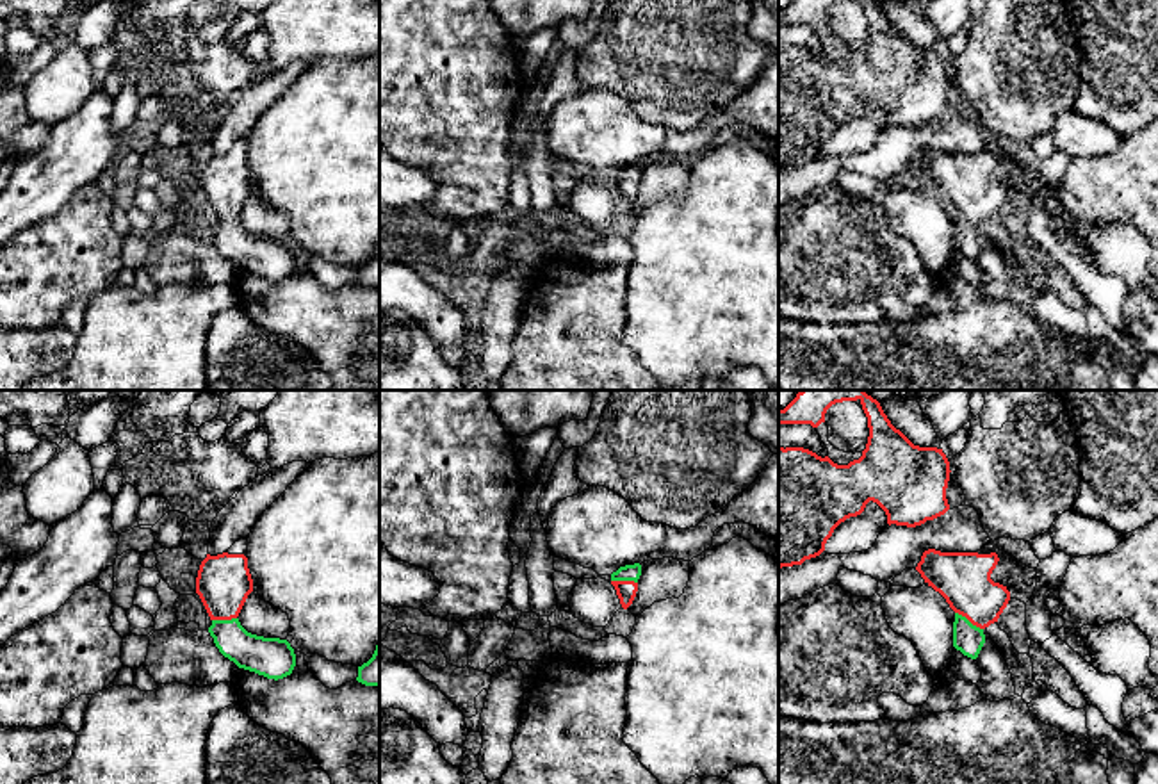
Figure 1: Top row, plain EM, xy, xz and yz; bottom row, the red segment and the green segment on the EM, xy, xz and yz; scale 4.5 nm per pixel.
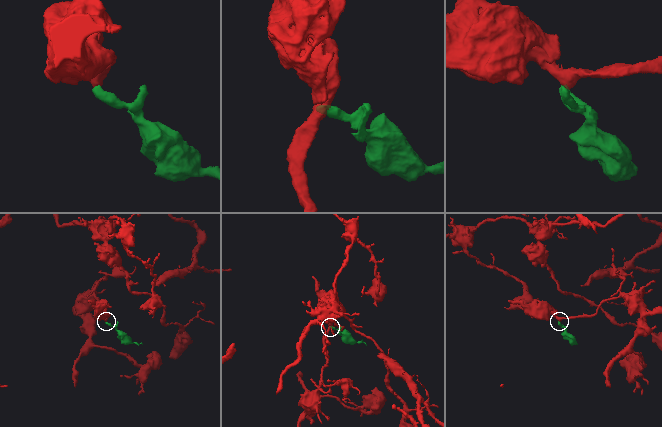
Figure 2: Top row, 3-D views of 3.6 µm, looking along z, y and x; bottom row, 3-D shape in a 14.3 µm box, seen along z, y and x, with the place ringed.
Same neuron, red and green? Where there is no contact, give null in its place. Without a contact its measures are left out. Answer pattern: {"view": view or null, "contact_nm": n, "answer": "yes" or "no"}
{"view": "yz", "contact_nm": 150, "answer": "yes"}

